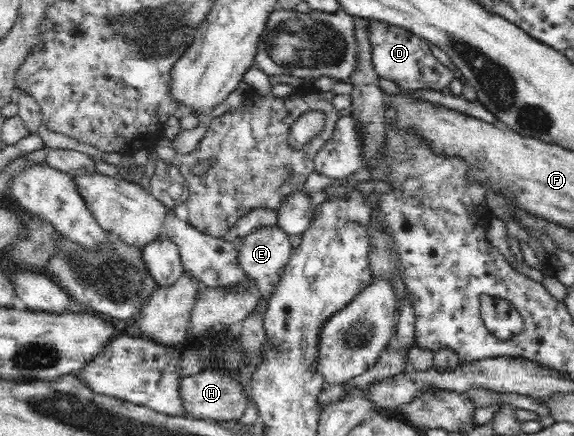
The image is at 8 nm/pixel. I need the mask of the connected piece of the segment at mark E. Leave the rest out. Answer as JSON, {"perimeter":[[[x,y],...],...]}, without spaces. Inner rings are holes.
{"perimeter":[[[277,224],[261,225],[242,239],[236,263],[244,275],[258,281],[262,294],[269,293],[277,285],[292,252],[289,237]]]}

